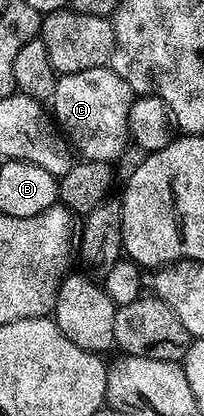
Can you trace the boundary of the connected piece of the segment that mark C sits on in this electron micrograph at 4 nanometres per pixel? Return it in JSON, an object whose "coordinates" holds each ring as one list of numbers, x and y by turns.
{"coordinates":[[112,67,66,72,57,77,51,97,51,116,68,143,70,140,82,152,80,155,84,159,114,162,131,144,129,115,134,99,131,85,119,78]]}

